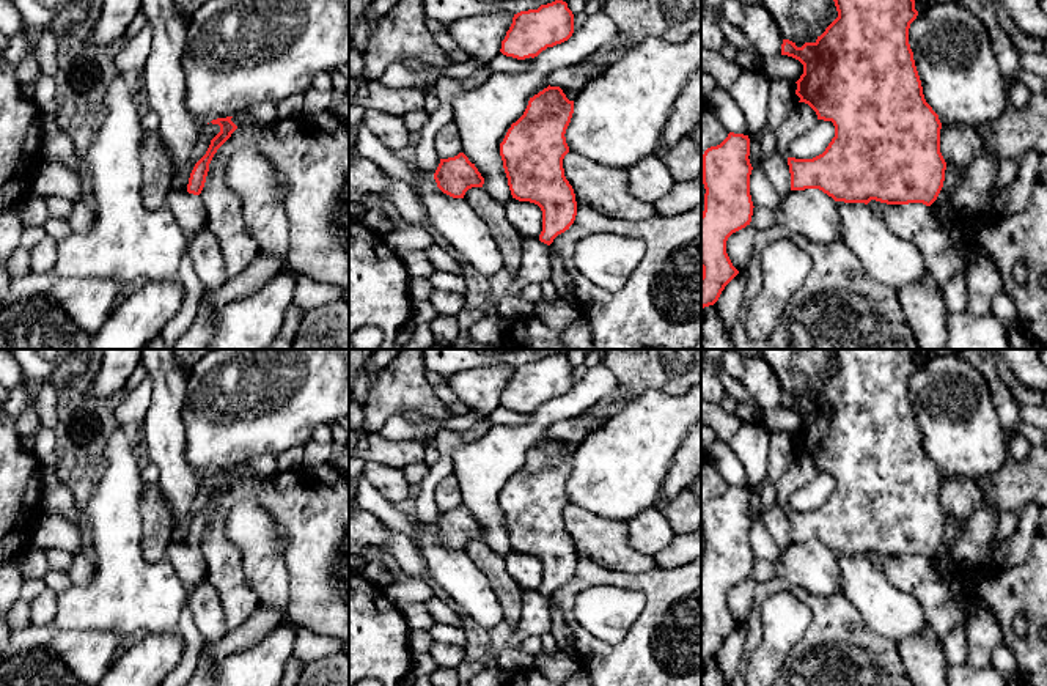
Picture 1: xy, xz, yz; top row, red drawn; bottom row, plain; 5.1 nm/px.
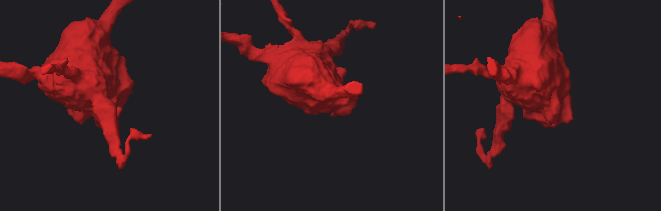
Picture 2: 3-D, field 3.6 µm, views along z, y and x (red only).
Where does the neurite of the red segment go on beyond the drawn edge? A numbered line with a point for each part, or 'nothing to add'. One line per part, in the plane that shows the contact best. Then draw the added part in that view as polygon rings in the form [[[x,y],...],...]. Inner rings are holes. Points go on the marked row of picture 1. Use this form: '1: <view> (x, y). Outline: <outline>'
nothing to add

